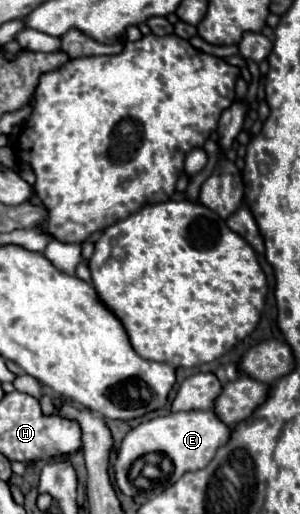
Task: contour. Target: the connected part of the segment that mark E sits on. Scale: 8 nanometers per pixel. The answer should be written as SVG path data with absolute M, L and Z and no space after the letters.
M211 410L175 412L175 414L167 414L167 416L159 416L159 418L141 422L139 426L135 426L133 430L129 430L125 434L125 438L117 450L117 458L115 458L115 466L113 466L117 488L127 496L137 496L137 488L129 480L129 470L131 470L133 462L137 458L141 458L143 454L149 454L149 452L167 454L173 462L173 476L175 476L175 480L179 480L189 470L205 468L213 460L217 448L227 442L227 436L229 436L229 428Z

